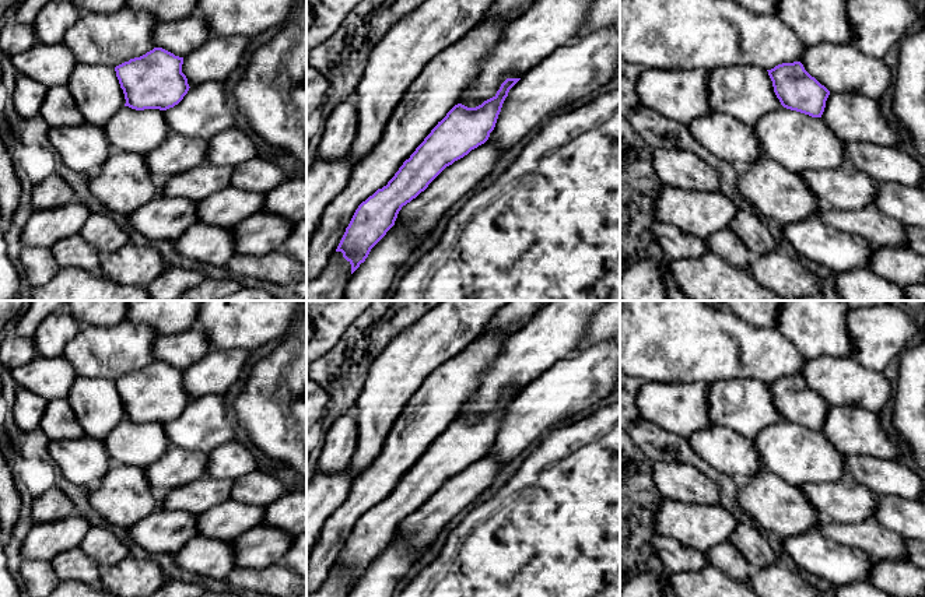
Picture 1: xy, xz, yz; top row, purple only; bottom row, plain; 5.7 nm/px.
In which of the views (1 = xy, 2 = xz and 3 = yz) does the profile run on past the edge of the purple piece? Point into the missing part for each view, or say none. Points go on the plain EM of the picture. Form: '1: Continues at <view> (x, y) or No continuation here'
1: No continuation here
2: No continuation here
3: No continuation here

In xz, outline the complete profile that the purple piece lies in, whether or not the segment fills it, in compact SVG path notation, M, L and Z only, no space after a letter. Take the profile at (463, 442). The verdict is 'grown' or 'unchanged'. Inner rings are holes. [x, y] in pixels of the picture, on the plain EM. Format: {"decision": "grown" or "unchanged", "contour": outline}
{"decision": "unchanged", "contour": "M507 391L493 411L476 421L455 418L388 498L358 519L336 562L351 577L351 587L395 538L403 519L424 505L446 480L488 453L509 403L519 393Z"}

